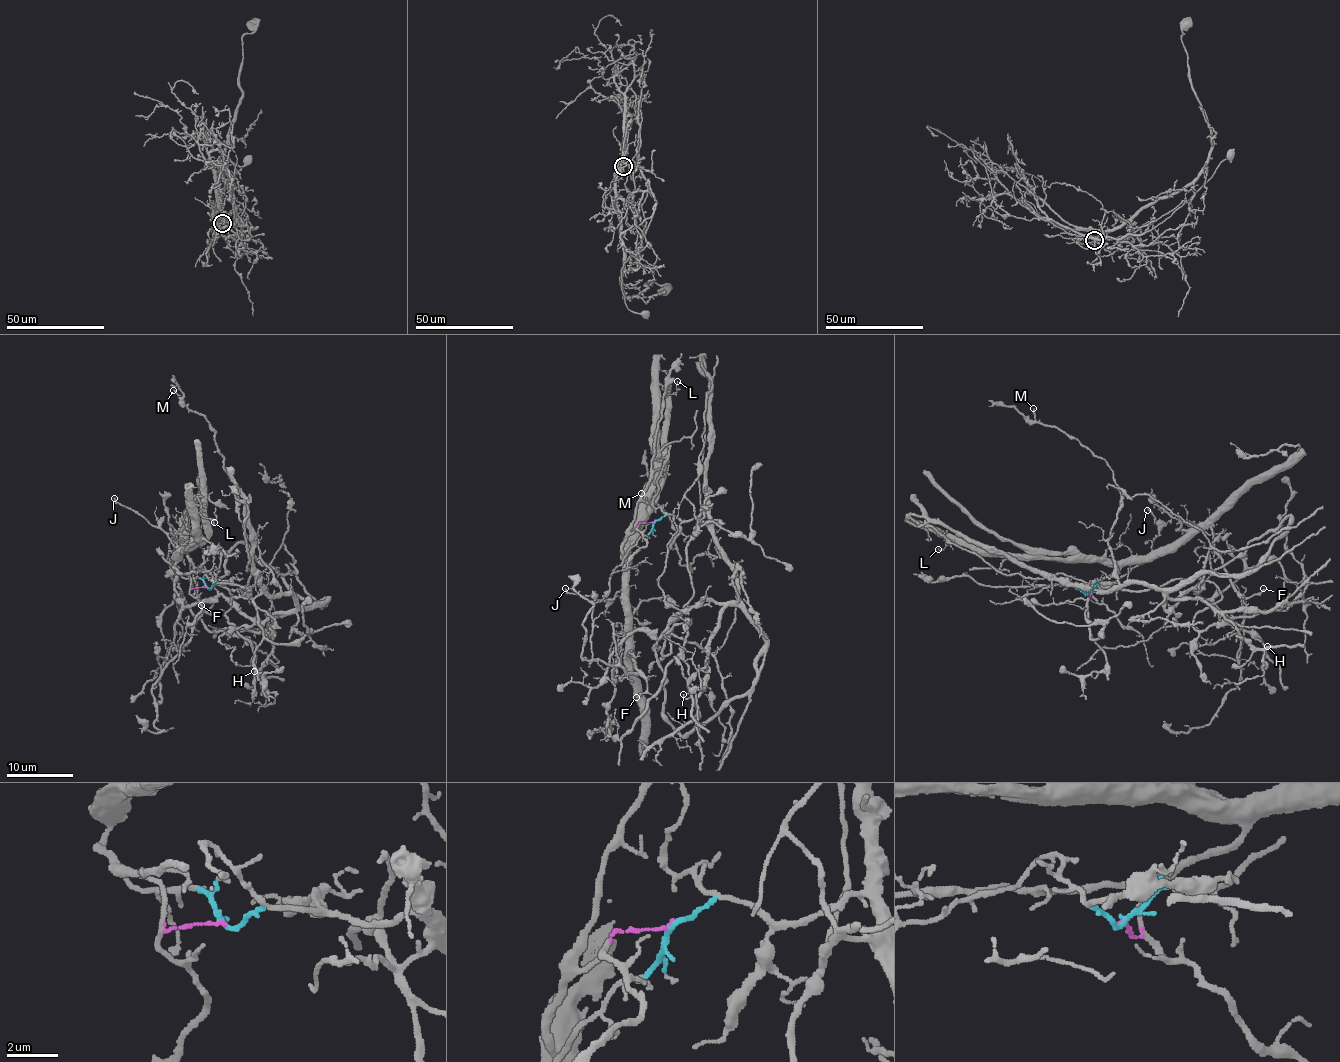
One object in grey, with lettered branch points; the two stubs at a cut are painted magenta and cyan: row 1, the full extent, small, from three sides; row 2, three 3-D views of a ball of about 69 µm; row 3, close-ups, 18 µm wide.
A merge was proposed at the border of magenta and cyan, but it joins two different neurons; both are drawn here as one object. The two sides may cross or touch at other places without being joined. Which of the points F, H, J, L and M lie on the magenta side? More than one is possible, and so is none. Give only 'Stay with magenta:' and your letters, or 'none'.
Stay with magenta: F, J, L

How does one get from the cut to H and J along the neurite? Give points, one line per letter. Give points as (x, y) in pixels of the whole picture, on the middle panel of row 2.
H: (654, 522), (705, 513), (735, 578), (736, 599), (689, 680), (690, 695), (682, 694)
J: (654, 520), (640, 523), (622, 545), (623, 577), (620, 591), (599, 600), (593, 595), (569, 594), (565, 588)

